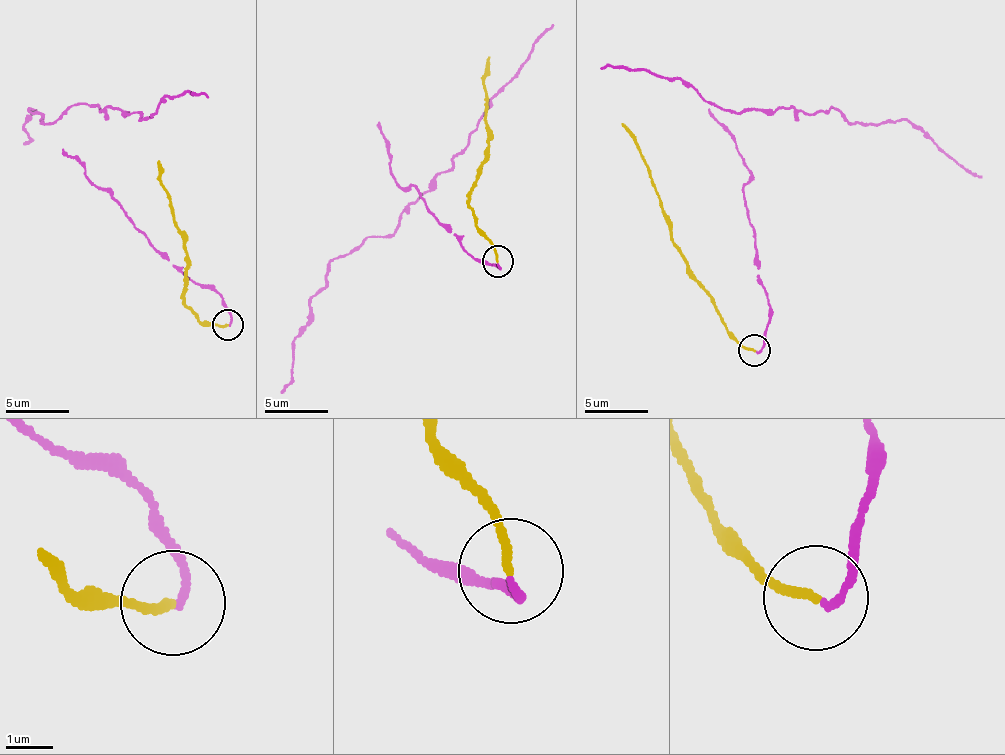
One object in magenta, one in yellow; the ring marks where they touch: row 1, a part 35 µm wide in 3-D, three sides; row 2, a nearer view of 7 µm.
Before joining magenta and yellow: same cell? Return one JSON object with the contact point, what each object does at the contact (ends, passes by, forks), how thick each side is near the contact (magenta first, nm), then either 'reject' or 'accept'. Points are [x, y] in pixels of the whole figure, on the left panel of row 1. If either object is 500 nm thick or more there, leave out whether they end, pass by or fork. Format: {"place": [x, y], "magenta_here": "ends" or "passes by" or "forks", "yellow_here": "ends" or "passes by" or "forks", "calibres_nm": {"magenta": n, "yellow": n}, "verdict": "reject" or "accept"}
{"place": [228, 324], "magenta_here": "ends", "yellow_here": "ends", "calibres_nm": {"magenta": 150, "yellow": 180}, "verdict": "reject"}

